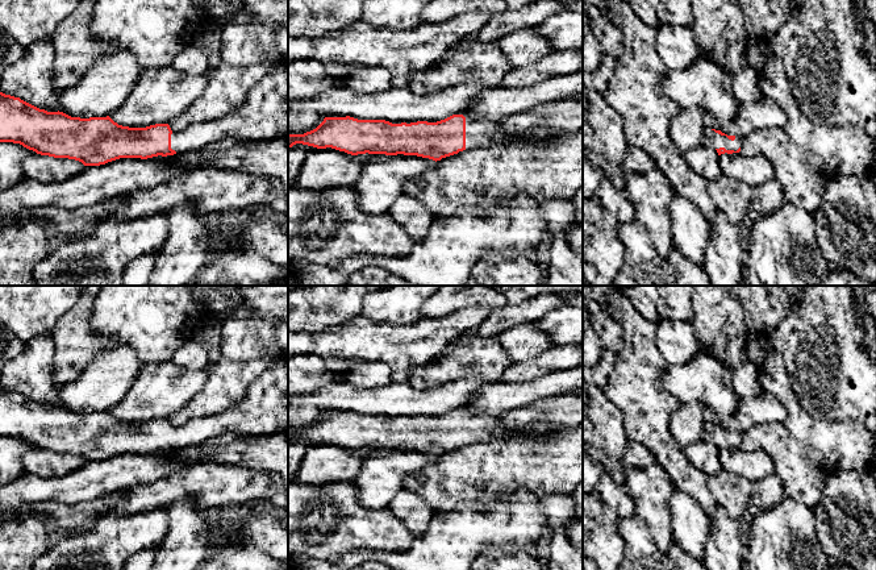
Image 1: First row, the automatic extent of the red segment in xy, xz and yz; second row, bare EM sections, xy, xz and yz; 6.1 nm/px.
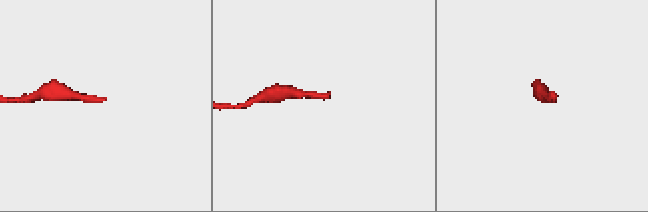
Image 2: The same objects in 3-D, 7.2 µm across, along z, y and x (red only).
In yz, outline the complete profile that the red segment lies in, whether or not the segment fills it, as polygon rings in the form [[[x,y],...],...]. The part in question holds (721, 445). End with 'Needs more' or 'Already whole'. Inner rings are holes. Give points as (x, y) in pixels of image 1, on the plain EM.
[[[705,423],[702,429],[702,440],[713,441],[718,450],[739,448],[742,441],[742,434],[735,430],[727,430],[721,425]]]. Needs more

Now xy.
[[[288,354],[276,358],[249,387],[243,400],[218,415],[196,417],[182,427],[172,427],[168,419],[155,419],[146,423],[129,423],[107,412],[71,412],[63,407],[47,407],[39,404],[20,392],[0,387],[0,437],[20,438],[41,450],[68,453],[82,457],[84,461],[100,461],[120,453],[167,452],[205,442],[209,438],[225,434],[271,434],[288,428]]]. Needs more

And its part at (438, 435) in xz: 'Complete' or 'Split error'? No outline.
Split error

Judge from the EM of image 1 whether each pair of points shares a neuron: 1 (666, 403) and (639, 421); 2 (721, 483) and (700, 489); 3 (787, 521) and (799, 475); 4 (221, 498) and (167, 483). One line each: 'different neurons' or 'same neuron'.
1: same neuron
2: different neurons
3: different neurons
4: same neuron

